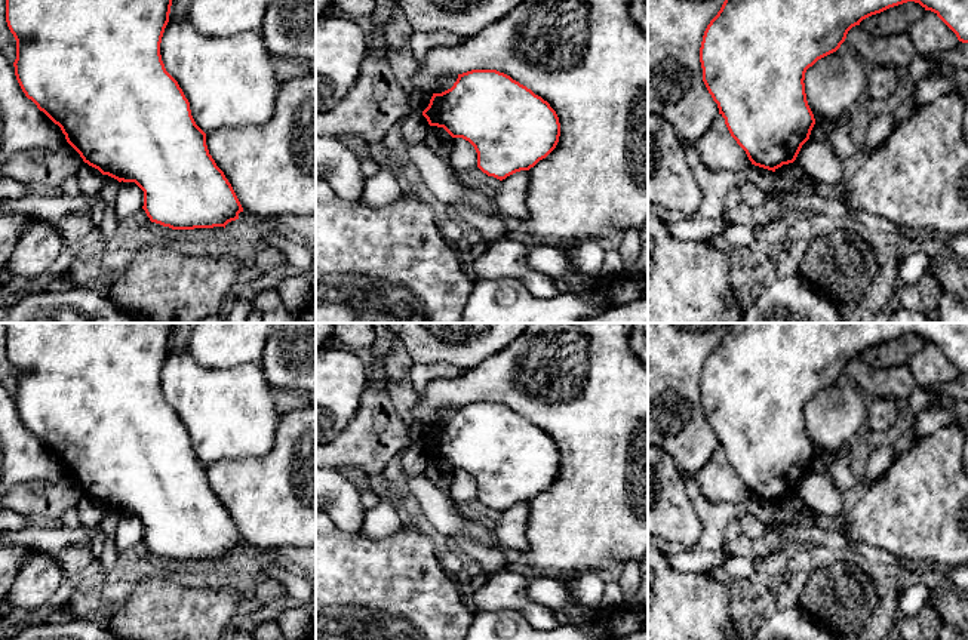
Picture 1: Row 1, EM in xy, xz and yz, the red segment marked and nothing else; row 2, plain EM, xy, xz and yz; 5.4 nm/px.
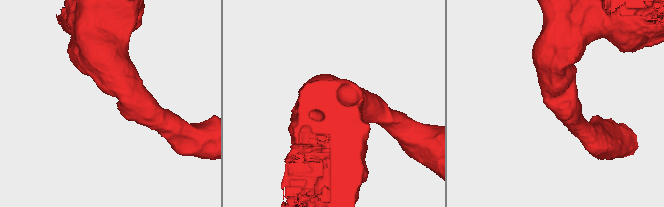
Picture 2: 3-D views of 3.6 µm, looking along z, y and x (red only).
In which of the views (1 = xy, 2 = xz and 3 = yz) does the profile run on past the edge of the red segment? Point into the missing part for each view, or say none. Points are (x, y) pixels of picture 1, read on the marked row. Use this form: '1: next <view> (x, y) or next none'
1: next none
2: next none
3: next none

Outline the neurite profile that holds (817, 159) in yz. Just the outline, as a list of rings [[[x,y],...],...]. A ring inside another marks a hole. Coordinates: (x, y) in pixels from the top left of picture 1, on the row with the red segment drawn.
[[[808,139],[795,160],[818,184],[843,184],[843,166],[839,156],[826,141]]]

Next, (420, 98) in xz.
[[[414,89],[414,92],[411,93],[412,111],[422,113],[428,107],[431,96],[433,90]]]

